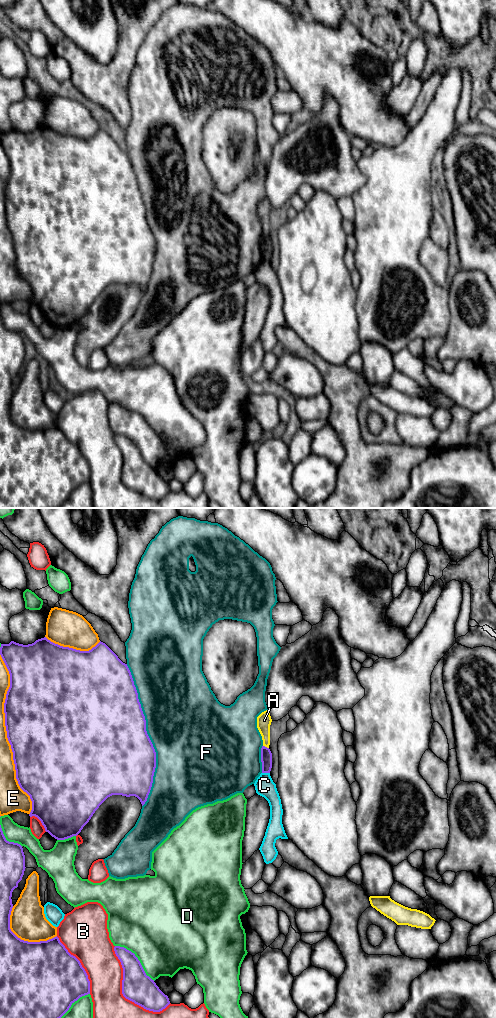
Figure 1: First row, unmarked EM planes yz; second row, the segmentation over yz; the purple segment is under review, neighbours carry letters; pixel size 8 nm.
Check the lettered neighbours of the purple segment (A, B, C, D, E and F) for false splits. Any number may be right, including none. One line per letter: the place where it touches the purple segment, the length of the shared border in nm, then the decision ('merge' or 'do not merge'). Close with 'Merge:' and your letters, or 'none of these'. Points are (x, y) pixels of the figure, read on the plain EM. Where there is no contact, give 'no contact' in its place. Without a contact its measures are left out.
A: meets purple in yz at (266, 235); contact 50 nm long; do not merge
B: meets purple in yz at (122, 479); contact 650 nm long; do not merge
C: meets purple in yz at (266, 260); contact 60 nm long; do not merge
D: meets purple in yz at (137, 447); contact 420 nm long; do not merge
E: meets purple in yz at (7, 222); contact 1300 nm long; do not merge
F: meets purple in yz at (147, 223); contact 1150 nm long; do not merge
Merge: none of these

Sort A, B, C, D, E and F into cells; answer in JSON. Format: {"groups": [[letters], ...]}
{"groups": [["A"], ["B"], ["C"], ["D"], ["E"], ["F"]]}

